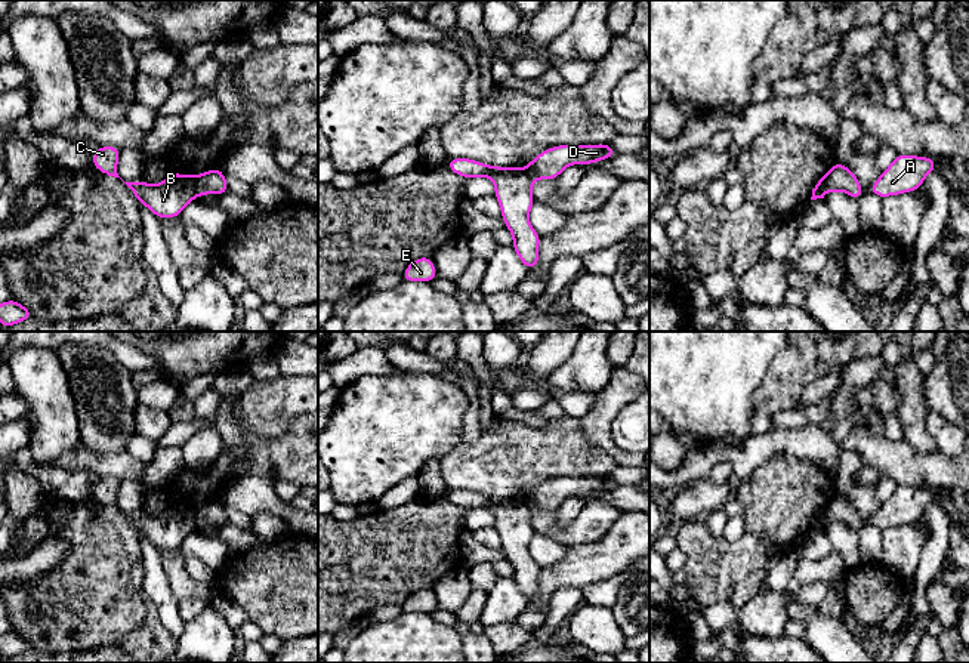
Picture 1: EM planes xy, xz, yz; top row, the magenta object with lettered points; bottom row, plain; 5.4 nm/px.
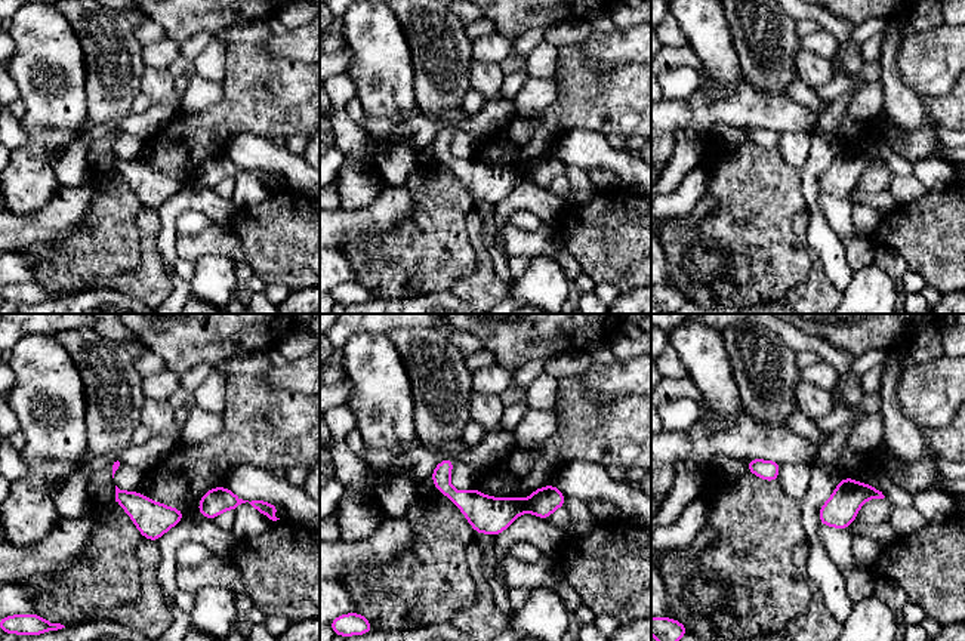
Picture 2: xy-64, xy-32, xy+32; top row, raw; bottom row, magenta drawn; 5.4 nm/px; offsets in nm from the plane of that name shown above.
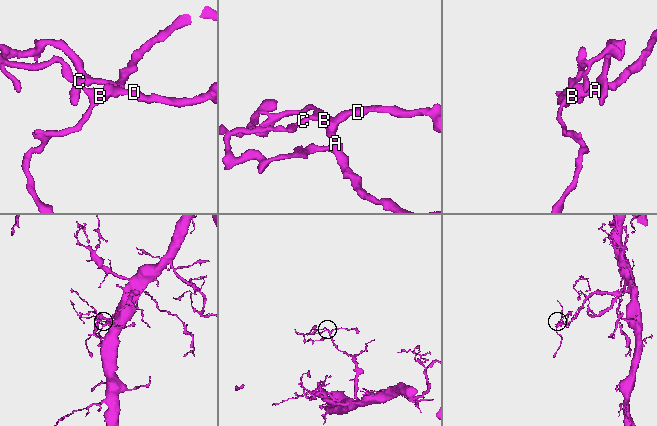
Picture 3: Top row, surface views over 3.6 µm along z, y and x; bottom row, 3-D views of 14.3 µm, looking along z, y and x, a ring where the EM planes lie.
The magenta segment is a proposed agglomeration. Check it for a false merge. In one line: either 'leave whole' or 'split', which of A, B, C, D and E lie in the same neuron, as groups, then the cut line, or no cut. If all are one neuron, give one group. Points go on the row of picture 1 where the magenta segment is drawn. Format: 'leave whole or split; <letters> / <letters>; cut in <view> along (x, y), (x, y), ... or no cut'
split; A B C E / D; cut in xy along (196, 176), (197, 194)

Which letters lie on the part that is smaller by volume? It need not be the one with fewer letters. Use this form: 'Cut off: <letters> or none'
Cut off: D

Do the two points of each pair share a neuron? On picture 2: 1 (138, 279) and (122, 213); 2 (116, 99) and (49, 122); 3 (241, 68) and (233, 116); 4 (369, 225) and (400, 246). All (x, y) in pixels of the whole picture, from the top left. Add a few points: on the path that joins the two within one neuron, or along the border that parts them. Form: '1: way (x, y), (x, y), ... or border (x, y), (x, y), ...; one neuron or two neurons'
1: border (139, 234), (139, 264), (122, 273), (114, 287); two neurons
2: border (86, 73), (88, 116); two neurons
3: way (241, 80), (241, 104); one neuron
4: border (410, 213), (388, 231), (348, 245); two neurons

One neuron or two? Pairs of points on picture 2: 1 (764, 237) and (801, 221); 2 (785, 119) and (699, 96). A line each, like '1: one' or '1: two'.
1: two
2: one

